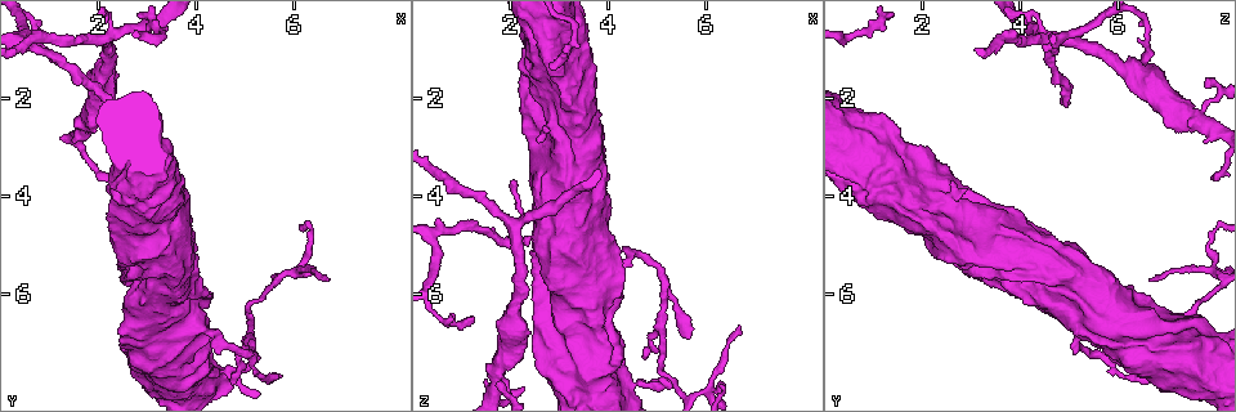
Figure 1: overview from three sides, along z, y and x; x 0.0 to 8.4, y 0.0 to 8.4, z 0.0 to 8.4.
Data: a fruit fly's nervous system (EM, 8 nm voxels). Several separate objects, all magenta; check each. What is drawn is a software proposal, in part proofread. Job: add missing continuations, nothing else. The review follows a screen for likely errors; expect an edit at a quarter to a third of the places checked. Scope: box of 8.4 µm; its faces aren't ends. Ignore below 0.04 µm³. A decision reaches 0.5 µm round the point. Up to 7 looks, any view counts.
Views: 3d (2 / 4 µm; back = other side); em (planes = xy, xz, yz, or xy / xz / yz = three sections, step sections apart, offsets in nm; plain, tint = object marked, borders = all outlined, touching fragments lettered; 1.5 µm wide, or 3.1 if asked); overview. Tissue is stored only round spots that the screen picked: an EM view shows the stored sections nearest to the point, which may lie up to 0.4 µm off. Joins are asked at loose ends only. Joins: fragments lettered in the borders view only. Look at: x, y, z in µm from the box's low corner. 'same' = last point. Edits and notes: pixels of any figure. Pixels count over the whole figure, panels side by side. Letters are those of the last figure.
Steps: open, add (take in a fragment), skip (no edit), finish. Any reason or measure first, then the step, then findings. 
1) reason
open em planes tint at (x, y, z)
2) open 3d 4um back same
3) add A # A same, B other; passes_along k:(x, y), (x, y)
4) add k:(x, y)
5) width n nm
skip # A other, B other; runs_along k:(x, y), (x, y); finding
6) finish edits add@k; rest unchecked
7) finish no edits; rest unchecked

thin end
open 3d 2um at (5.70, 7.65, 6.85)

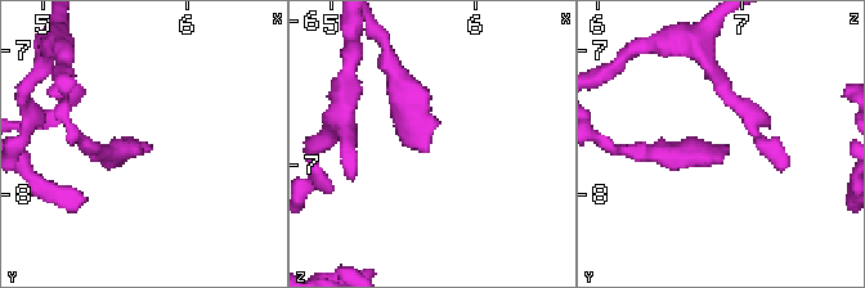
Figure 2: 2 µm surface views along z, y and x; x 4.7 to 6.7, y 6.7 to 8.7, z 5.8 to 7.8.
open em planes plain at (5.70, 7.64, 6.88)

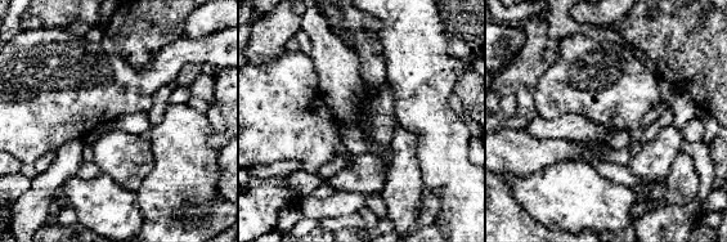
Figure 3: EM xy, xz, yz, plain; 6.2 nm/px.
what lies round it
open em planes borders same

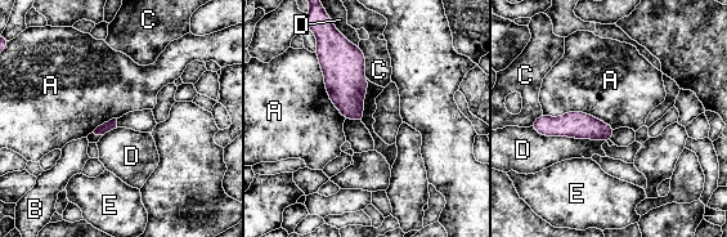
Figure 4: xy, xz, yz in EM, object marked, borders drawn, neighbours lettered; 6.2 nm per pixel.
skip # A other, B other, C other, D other, E other; border 4:(543, 112), (582, 111), (614, 129); none of them fits

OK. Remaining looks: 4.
an open end
open em planes borders at (2.40, 2.15, 4.85)

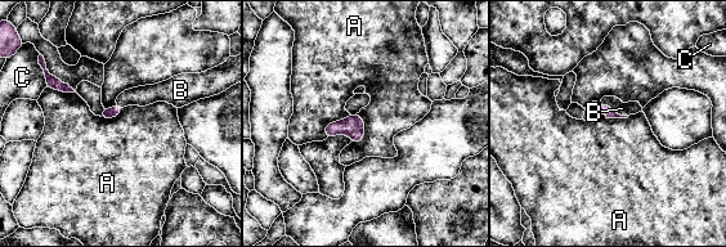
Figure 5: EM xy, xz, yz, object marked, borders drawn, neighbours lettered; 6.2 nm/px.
add B # A other, B same, C other; passes_along 5:(606, 111), (613, 109), (622, 108); it goes on there

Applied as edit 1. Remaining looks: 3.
branch stops here
open em planes borders at (2.25, 4.35, 1.60)

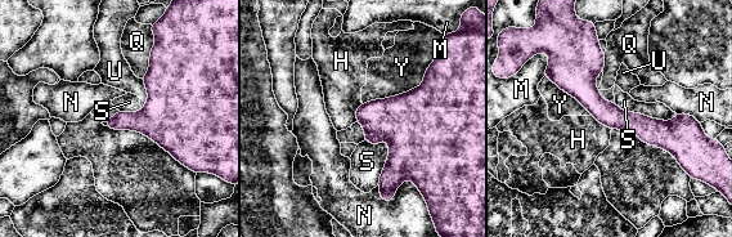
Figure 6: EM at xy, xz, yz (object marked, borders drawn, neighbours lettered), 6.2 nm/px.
skip # H other, M other, N other, Q other, S other, U other, Y other; border 6:(591, 115), (598, 123), (611, 129); none of them fits

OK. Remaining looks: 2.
finish edits add@5; rest unchecked

